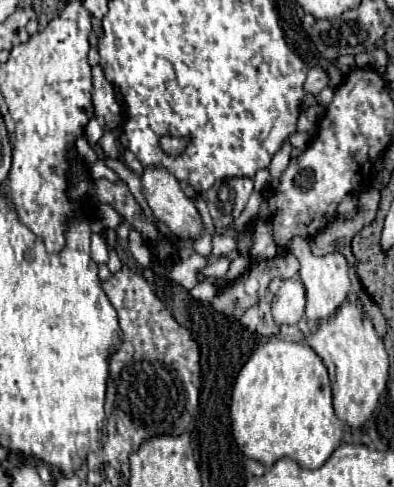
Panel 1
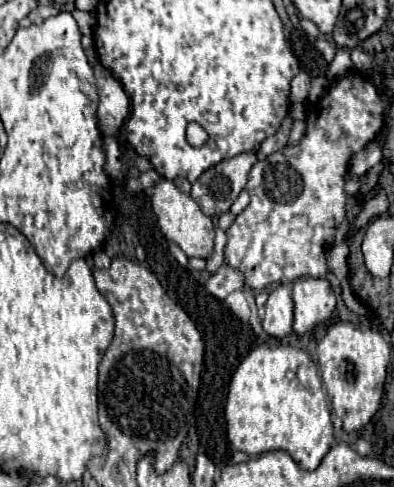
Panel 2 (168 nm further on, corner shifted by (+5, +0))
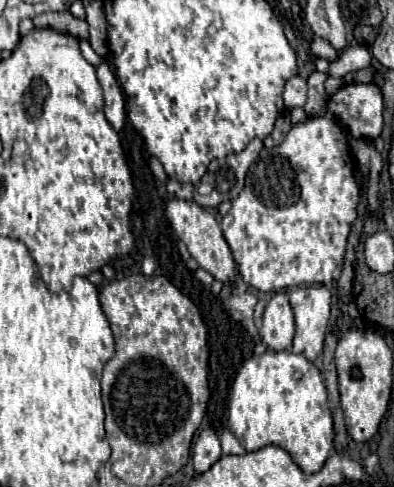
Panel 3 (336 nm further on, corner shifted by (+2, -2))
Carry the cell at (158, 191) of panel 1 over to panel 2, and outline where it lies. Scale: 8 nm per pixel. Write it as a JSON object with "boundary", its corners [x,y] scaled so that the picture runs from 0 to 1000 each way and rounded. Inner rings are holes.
{"boundary":[[[409,366],[388,382],[383,423],[388,423],[388,435],[398,439],[404,468],[409,468],[414,485],[424,493],[444,497],[475,526],[525,530],[536,522],[536,513],[541,513],[541,456],[530,444],[520,444],[510,435],[510,427],[480,398],[464,398],[434,370]]]}

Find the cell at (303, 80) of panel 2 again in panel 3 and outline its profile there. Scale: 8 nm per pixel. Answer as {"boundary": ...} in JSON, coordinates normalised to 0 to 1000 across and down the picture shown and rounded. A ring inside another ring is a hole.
{"boundary":[[[746,156],[726,168],[721,177],[721,218],[726,226],[741,226],[751,218],[772,218],[777,214],[777,164],[761,156]]]}

